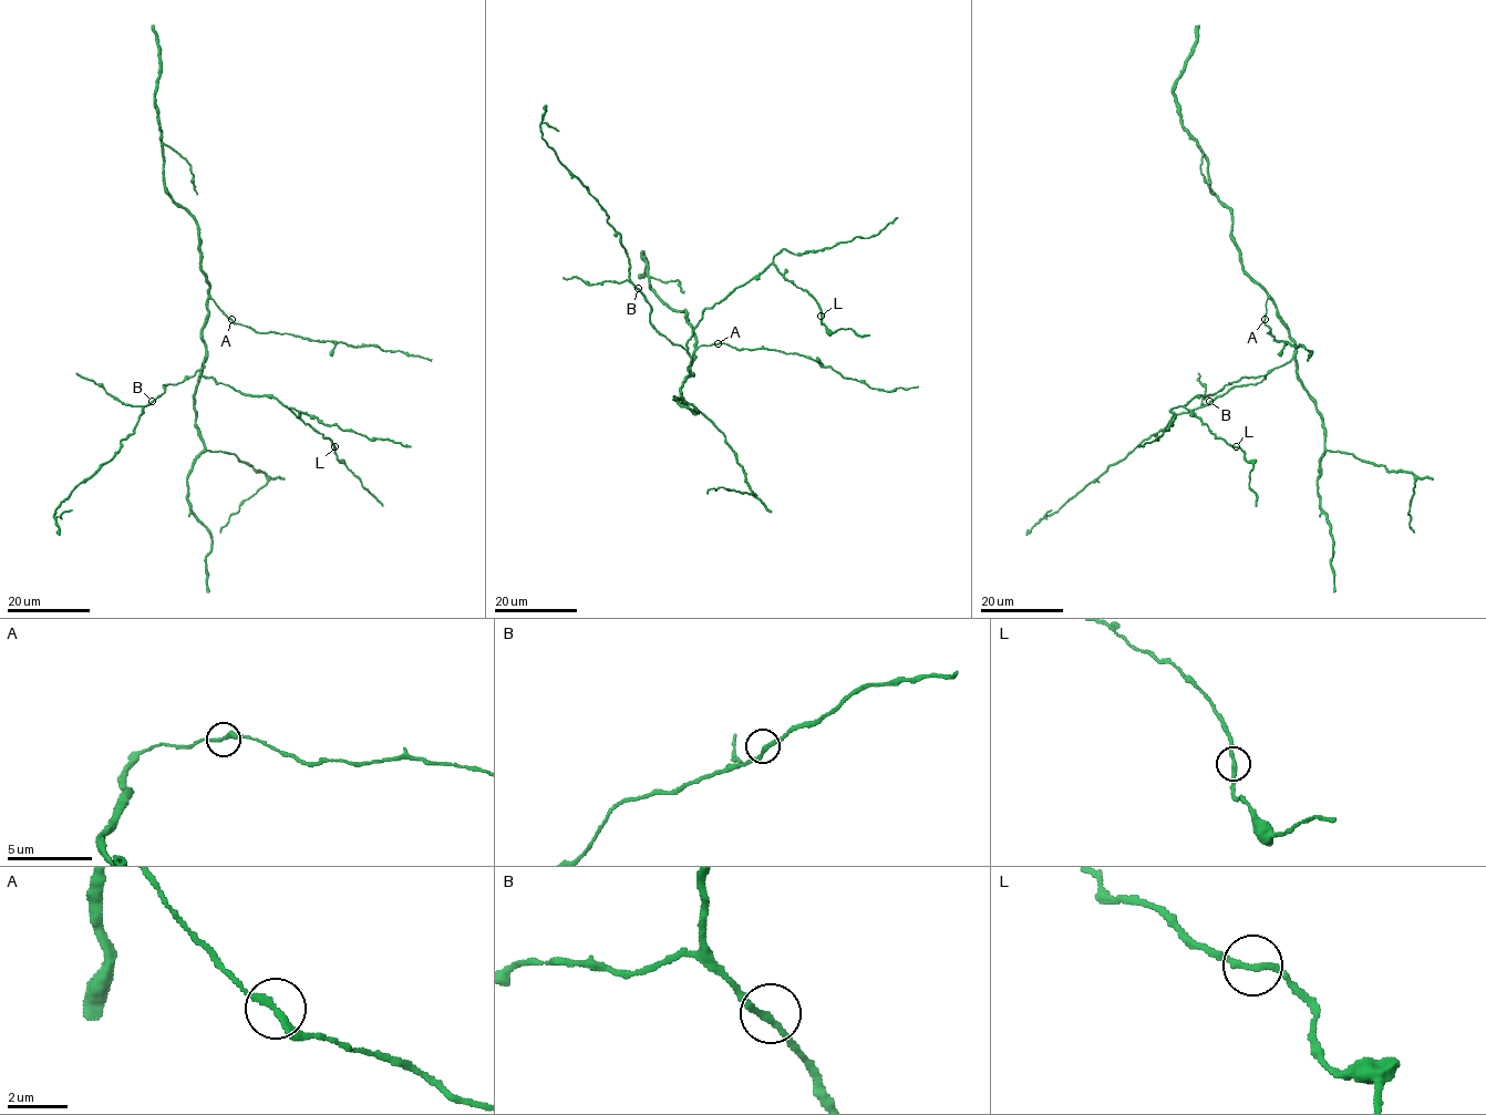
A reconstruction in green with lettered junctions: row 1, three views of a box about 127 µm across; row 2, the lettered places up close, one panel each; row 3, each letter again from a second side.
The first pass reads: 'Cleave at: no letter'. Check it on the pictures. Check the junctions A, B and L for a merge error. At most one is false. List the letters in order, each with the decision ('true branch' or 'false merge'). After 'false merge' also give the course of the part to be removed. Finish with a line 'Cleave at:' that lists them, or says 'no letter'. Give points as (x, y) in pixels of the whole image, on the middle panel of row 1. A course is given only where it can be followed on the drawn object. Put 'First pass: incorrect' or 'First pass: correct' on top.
First pass: correct
A: true branch
B: true branch
L: true branch
Cleave at: no letter

